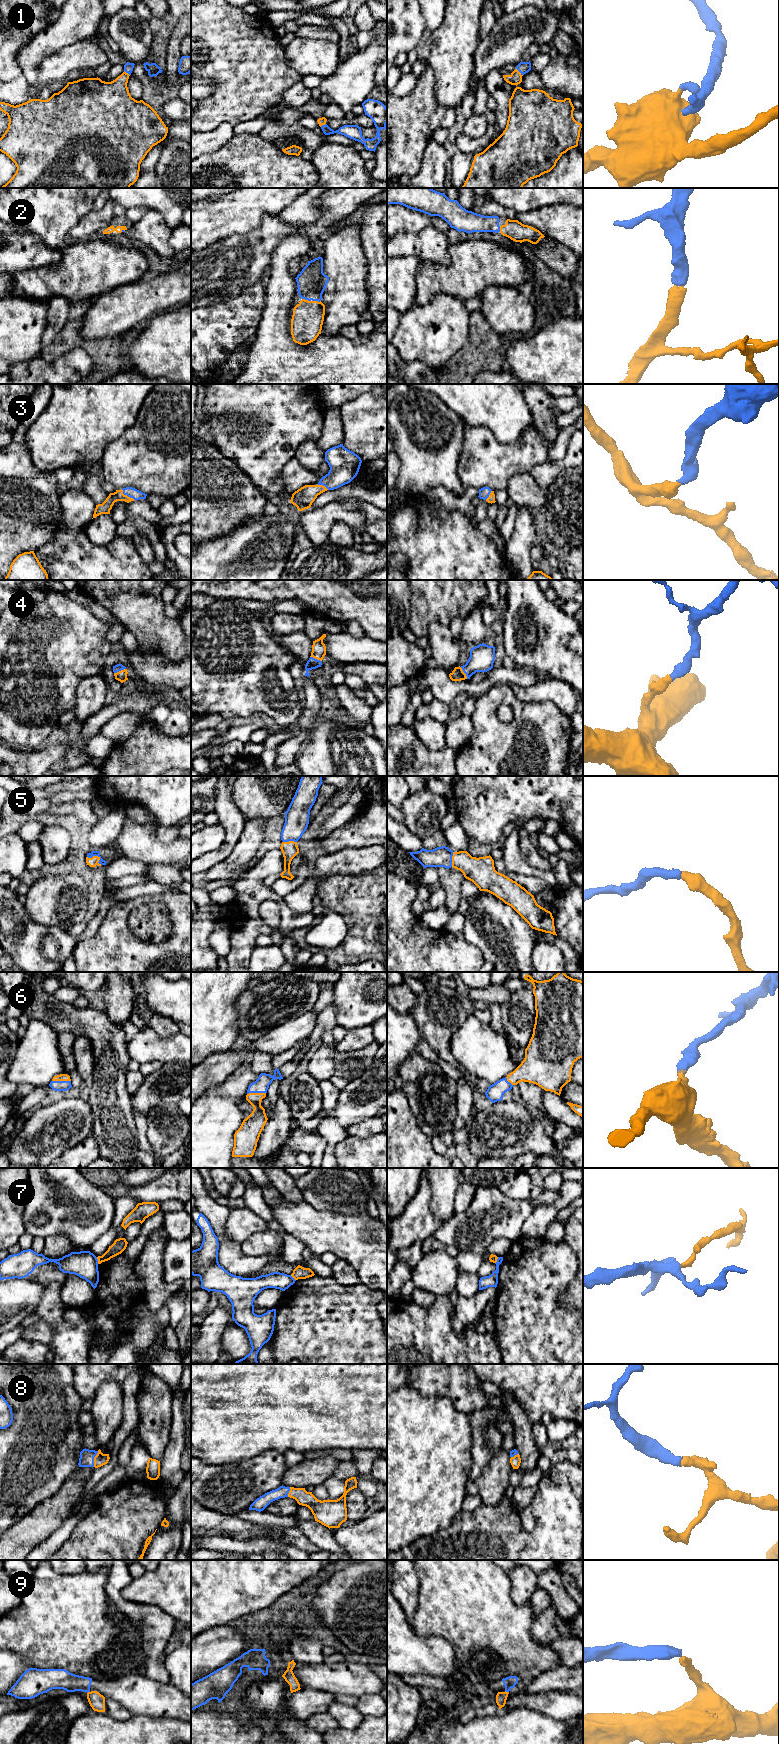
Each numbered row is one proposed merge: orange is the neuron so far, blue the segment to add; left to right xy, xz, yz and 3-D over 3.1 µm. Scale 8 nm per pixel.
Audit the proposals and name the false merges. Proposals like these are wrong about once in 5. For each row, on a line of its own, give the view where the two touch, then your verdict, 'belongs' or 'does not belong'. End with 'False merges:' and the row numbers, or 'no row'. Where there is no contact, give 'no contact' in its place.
1: contact in yz; does not belong
2: contact in xz; belongs
3: contact in xy; belongs
4: contact in xy; belongs
5: contact in xy; belongs
6: contact in xy; belongs
7: contact in xy; does not belong
8: contact in xy; belongs
9: contact in yz; does not belong
False merges: 1, 7, 9

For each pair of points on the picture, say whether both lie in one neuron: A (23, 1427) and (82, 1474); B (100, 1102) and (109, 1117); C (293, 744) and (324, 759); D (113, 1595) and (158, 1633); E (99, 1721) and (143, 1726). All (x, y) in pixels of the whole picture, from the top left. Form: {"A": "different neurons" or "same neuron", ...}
{"A": "different neurons", "B": "same neuron", "C": "different neurons", "D": "same neuron", "E": "same neuron"}

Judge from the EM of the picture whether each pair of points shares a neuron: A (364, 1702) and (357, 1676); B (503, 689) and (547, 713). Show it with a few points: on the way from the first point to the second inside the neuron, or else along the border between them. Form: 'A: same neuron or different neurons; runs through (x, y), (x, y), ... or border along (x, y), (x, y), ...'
A: different neurons; border along (376, 1693), (358, 1697)
B: same neuron; runs through (512, 700), (525, 713), (536, 713)

